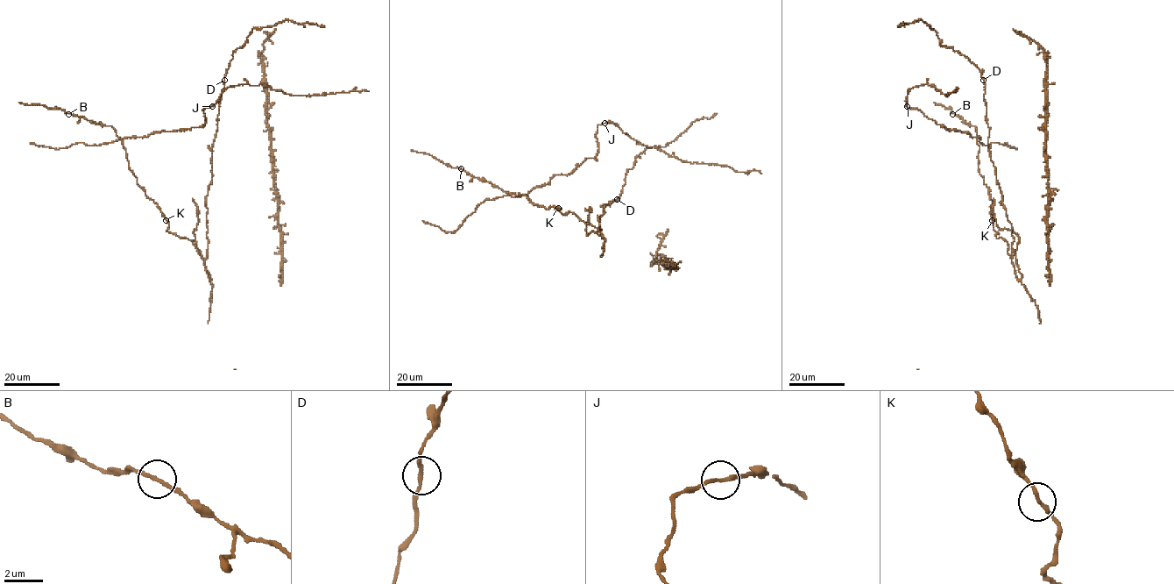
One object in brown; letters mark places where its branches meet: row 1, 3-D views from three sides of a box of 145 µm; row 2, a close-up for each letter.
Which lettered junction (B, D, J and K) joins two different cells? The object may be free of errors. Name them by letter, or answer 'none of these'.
none of these

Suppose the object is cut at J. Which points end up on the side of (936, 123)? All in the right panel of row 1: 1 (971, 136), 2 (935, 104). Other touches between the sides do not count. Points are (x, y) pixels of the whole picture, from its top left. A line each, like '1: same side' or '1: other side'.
1: same side
2: other side

